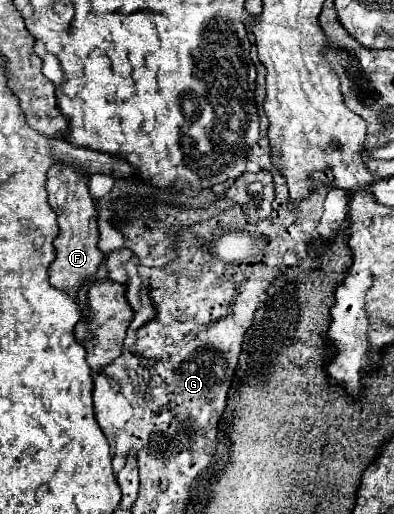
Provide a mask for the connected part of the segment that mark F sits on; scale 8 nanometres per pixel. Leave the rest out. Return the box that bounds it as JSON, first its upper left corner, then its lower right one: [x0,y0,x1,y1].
[47,165,103,293]

